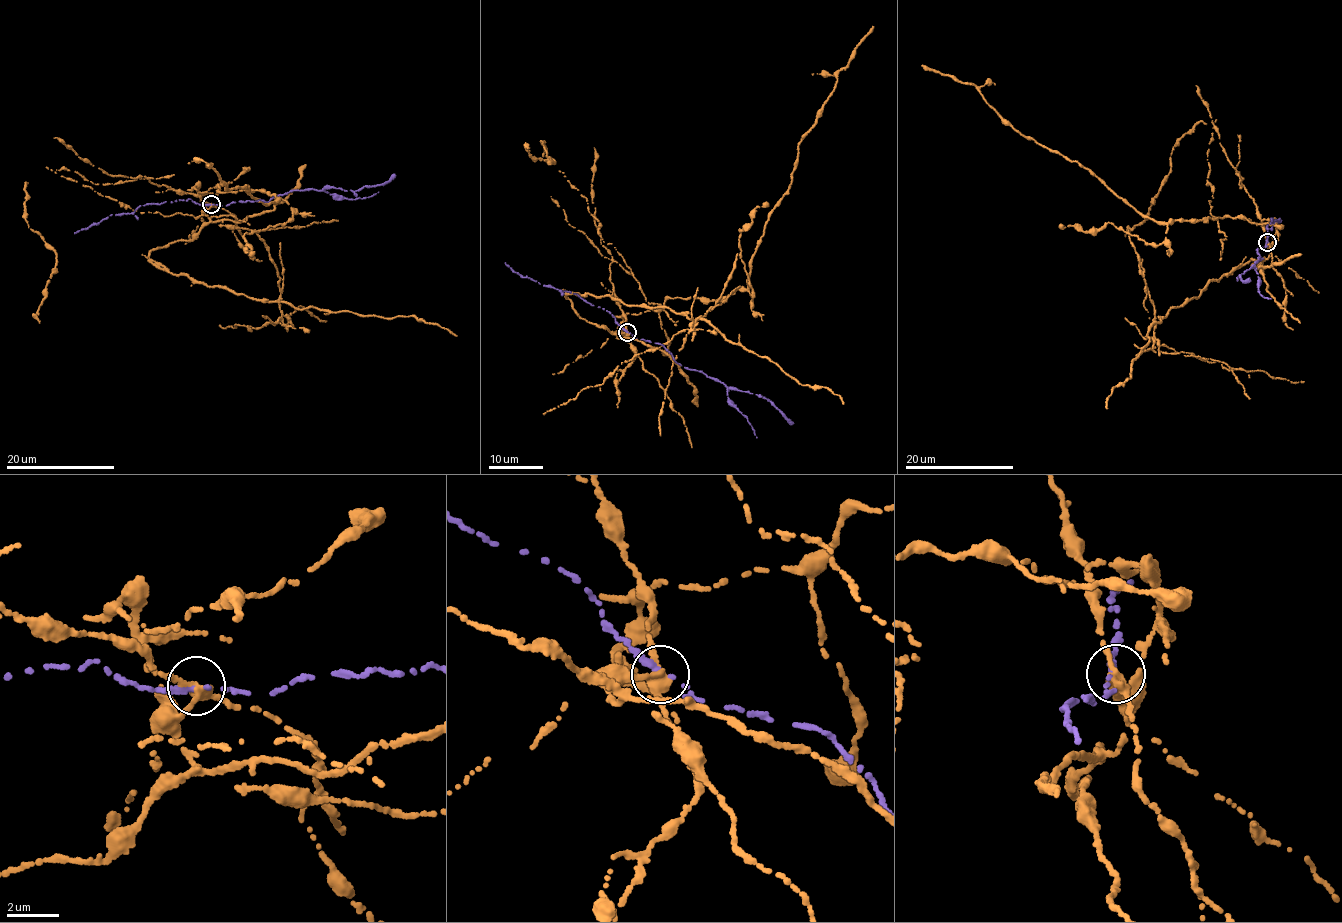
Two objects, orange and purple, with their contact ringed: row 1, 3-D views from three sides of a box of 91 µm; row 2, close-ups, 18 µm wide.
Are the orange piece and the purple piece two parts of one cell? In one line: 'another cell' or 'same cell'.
another cell

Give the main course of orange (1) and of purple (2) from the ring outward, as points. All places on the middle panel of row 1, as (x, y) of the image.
1: (628, 333), (567, 295), (693, 320), (739, 255), (752, 299), (751, 259), (798, 144), (873, 27)
2: (628, 331), (636, 338), (660, 343), (682, 366), (703, 372), (729, 388), (764, 397), (791, 424)

